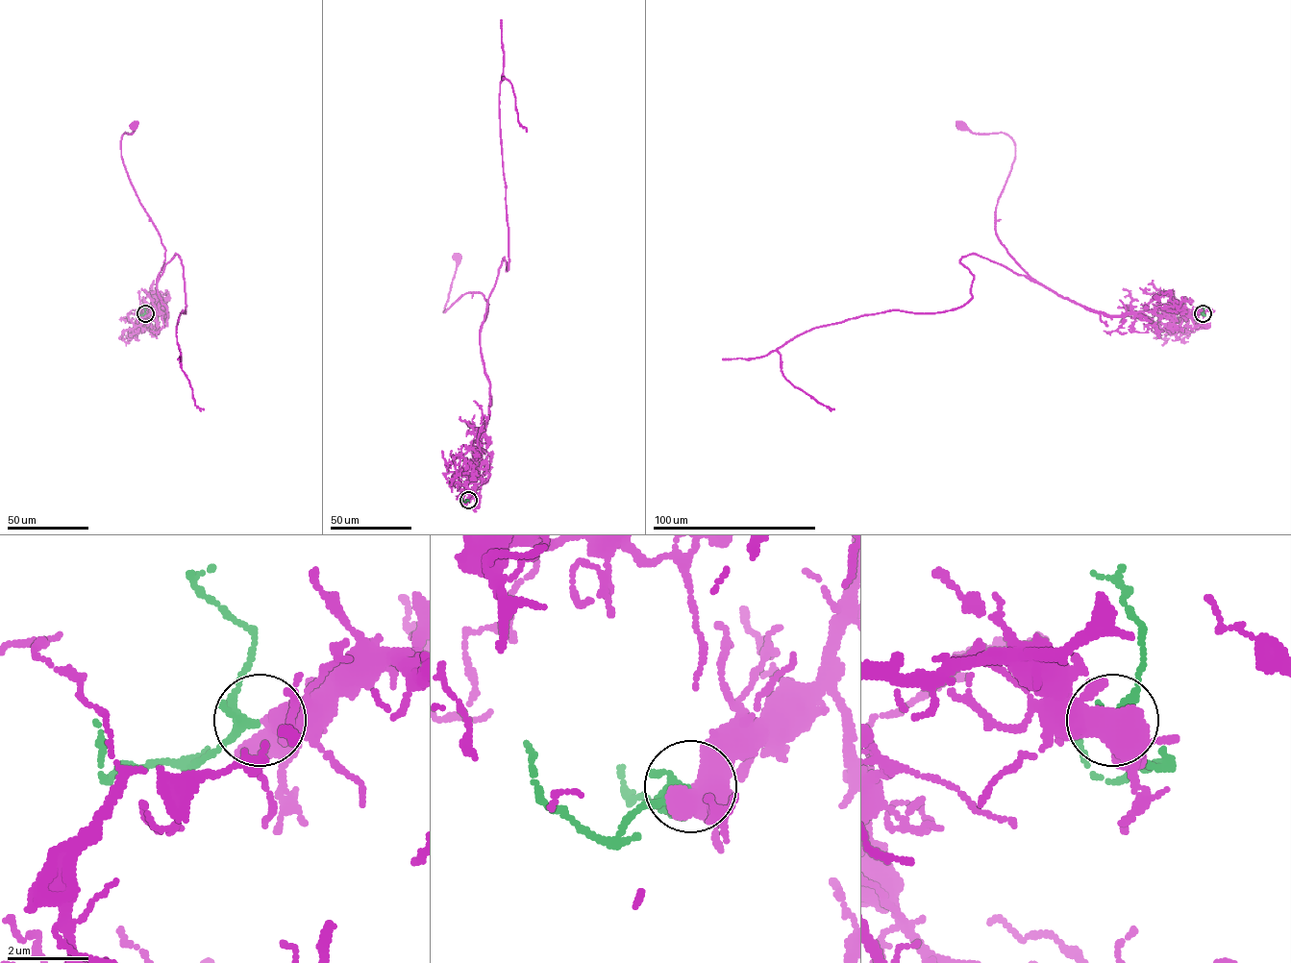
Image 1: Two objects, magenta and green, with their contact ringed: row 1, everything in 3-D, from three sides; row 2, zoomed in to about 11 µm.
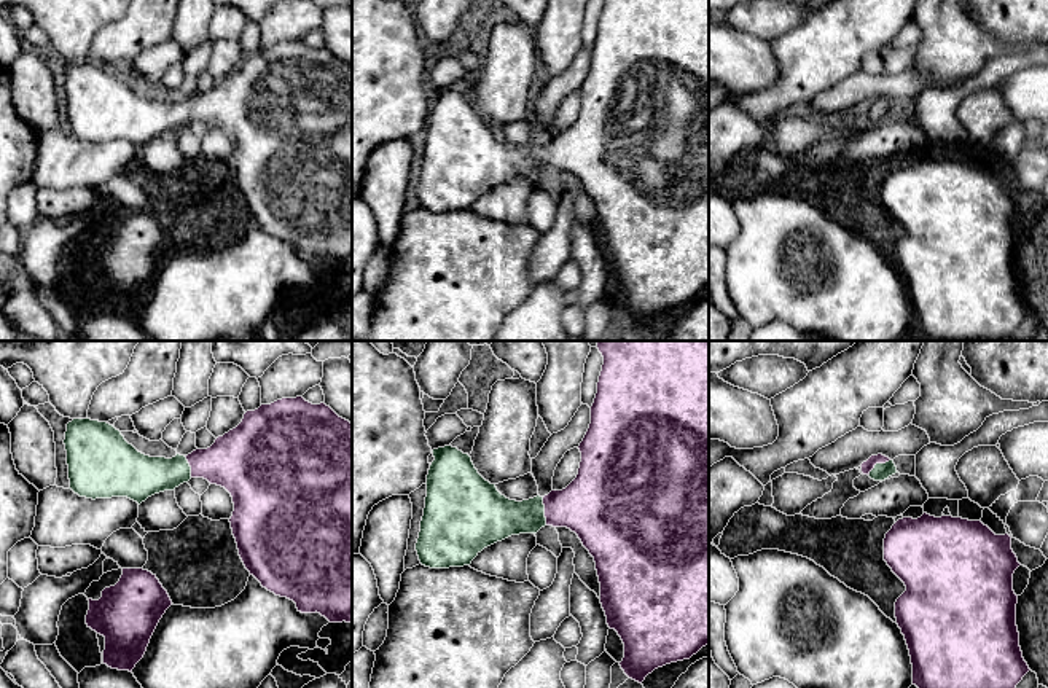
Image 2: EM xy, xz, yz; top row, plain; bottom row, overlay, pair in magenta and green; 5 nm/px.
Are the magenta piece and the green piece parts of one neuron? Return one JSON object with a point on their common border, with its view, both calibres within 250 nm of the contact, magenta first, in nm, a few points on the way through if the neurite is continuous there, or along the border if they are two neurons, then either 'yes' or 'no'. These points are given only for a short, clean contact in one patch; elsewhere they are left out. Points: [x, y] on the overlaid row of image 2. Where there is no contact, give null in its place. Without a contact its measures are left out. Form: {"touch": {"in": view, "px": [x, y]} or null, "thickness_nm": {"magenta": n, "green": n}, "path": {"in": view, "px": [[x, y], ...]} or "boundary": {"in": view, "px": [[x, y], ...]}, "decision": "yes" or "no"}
{"touch": {"in": "xz", "px": [545, 512]}, "thickness_nm": {"magenta": 320, "green": 220}, "path": {"in": "xz", "px": [[594, 507], [545, 512], [529, 516], [496, 516]]}, "decision": "yes"}

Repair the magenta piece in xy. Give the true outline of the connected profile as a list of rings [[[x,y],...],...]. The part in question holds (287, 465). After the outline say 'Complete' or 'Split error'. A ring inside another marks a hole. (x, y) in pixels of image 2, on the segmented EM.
[[[303,397],[282,398],[247,411],[242,422],[218,436],[207,449],[172,459],[150,457],[129,444],[107,422],[73,419],[67,424],[65,451],[70,487],[86,498],[127,497],[139,505],[148,497],[174,491],[191,478],[204,478],[225,487],[234,503],[229,519],[239,556],[263,588],[296,604],[301,613],[320,613],[330,623],[352,621],[352,424],[325,403],[312,405]]]. Split error

